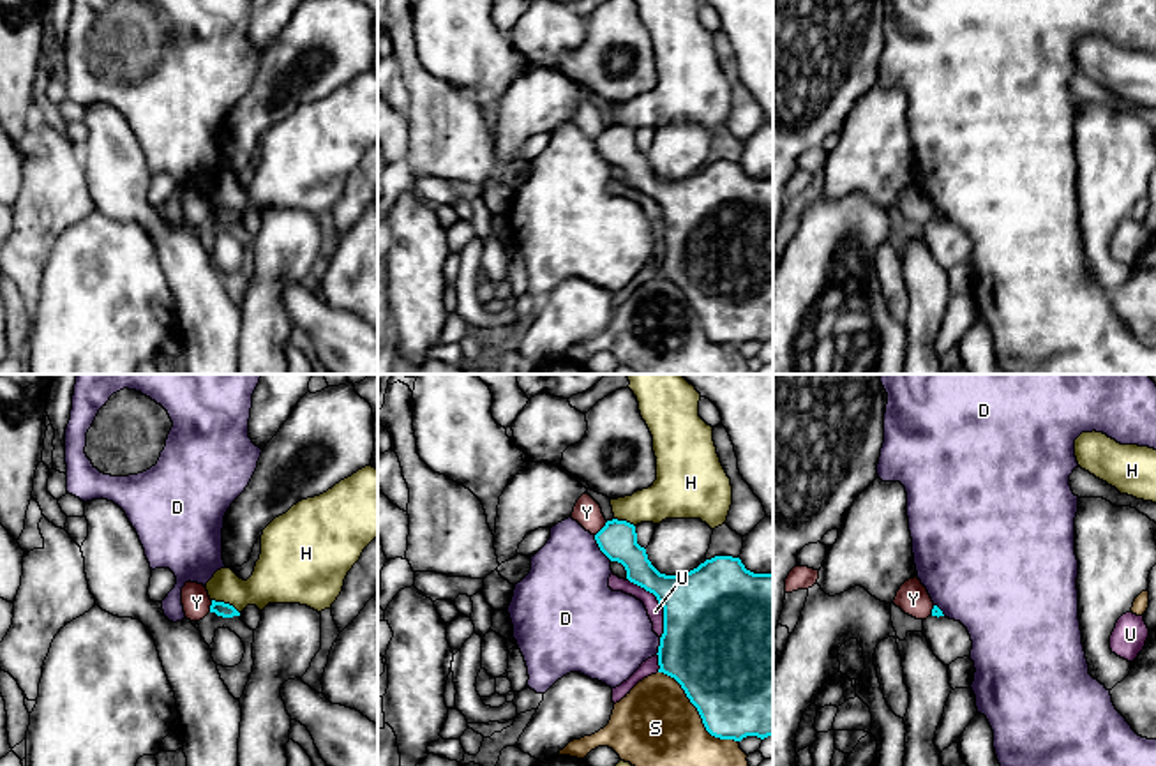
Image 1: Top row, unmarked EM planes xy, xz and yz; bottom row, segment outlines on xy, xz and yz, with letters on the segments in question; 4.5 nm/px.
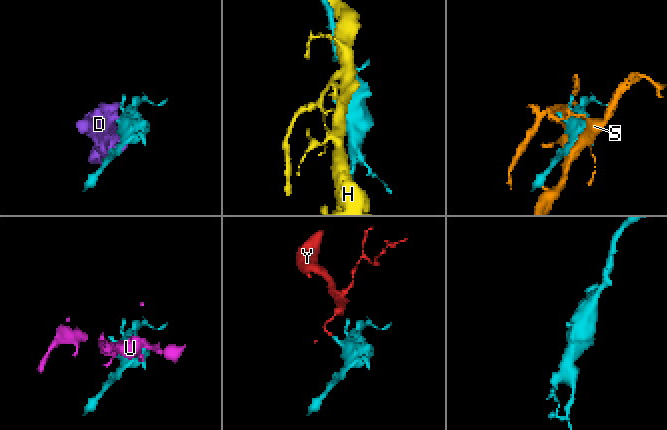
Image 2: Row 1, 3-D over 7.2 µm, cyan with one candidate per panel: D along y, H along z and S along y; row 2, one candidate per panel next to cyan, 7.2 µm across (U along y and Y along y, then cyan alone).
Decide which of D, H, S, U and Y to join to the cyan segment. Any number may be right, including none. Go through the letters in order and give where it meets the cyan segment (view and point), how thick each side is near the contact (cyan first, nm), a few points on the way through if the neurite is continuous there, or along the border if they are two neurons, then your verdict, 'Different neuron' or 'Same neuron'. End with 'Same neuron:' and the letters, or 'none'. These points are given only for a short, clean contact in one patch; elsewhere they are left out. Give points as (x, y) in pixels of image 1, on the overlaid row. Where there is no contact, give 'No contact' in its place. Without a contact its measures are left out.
D: Touches cyan at xz (599, 546). Thickness 180 nm (cyan) against 380 nm. Different neuron
H: Touches cyan at xy (226, 604). Thickness 70 nm (cyan) against 200 nm. Different neuron
S: Touches cyan at xz (698, 710). Thickness 500 nm (cyan) against 380 nm. Different neuron
U: Touches cyan at xz (659, 602). Thickness 440 nm (cyan) against 80 nm. Different neuron
Y: Touches cyan at xz (602, 528). Thickness 180 nm (cyan) against 120 nm. Boundary: xz (608, 521), (595, 535). Different neuron
Same neuron: none

